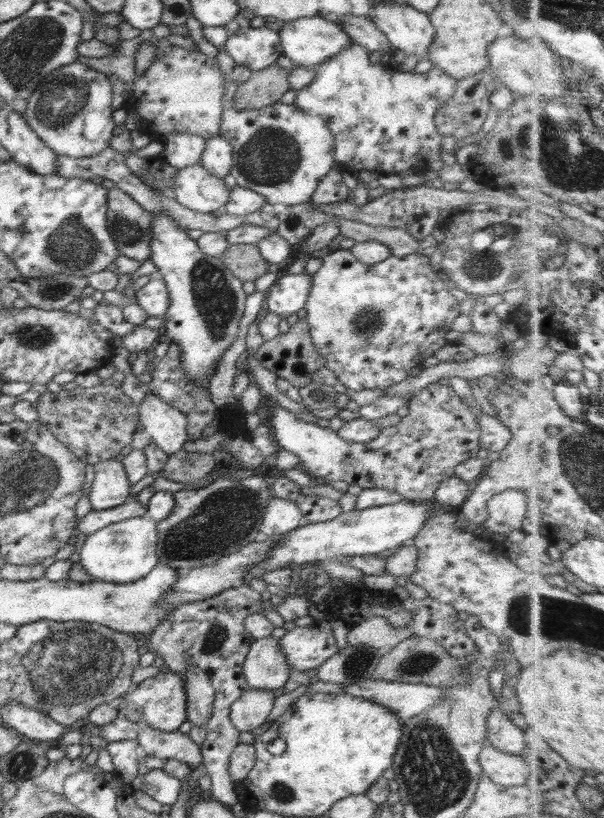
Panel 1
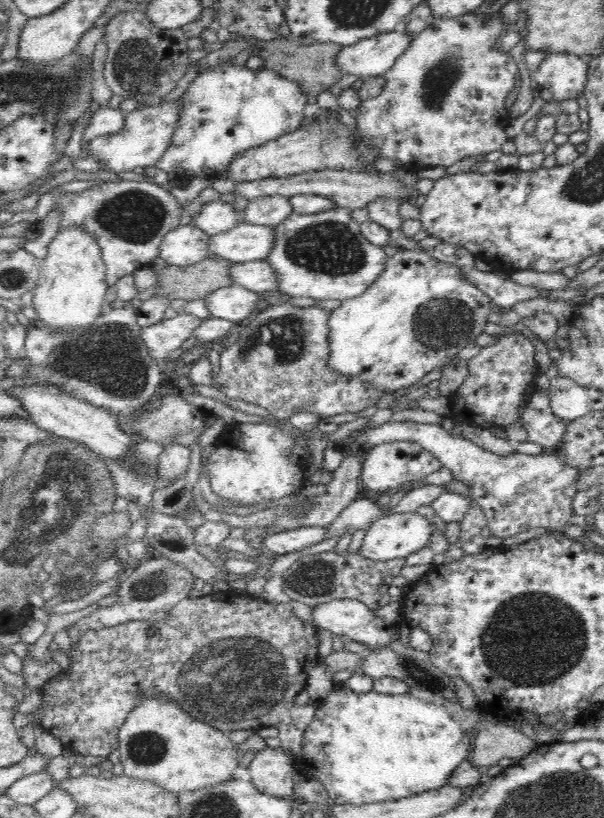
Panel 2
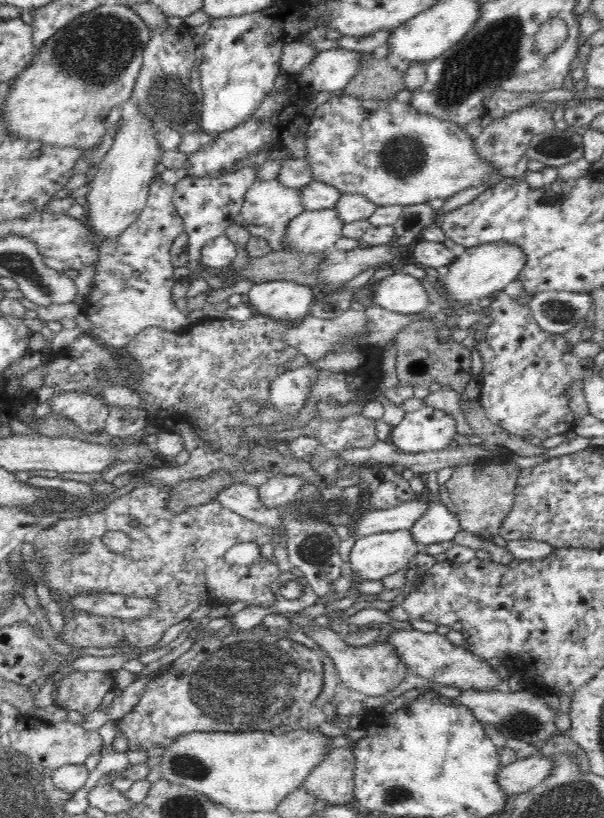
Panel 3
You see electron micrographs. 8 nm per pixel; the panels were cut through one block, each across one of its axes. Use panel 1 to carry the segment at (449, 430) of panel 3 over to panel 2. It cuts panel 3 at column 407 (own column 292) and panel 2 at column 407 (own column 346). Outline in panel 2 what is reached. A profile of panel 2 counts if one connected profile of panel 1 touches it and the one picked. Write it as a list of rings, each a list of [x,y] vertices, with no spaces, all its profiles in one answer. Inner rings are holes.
[[[396,440],[378,444],[365,451],[359,480],[364,493],[369,495],[390,493],[400,489],[404,484],[412,482],[412,480],[424,478],[428,474],[440,470],[440,467],[442,467],[440,461],[417,442]]]

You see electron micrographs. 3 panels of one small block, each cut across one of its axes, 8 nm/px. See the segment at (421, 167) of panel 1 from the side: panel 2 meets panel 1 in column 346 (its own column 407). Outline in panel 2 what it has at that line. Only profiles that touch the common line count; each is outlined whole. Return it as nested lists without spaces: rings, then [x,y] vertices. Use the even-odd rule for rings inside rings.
[[[500,10],[489,18],[487,21],[485,12],[478,15],[470,12],[462,14],[456,18],[436,18],[432,24],[417,34],[408,45],[408,48],[395,60],[392,68],[384,73],[386,82],[381,93],[374,98],[362,101],[355,114],[358,131],[360,136],[366,142],[366,145],[374,145],[380,153],[380,157],[387,158],[399,162],[403,166],[418,165],[418,168],[427,169],[429,167],[444,166],[450,167],[456,162],[468,157],[475,157],[478,154],[487,154],[493,151],[498,151],[504,146],[504,143],[509,141],[508,125],[510,121],[509,113],[507,112],[504,102],[510,96],[510,92],[516,84],[516,74],[518,75],[518,66],[509,52],[504,53],[502,49],[496,48],[494,42],[500,36],[500,32],[508,29],[508,25],[503,22]]]

